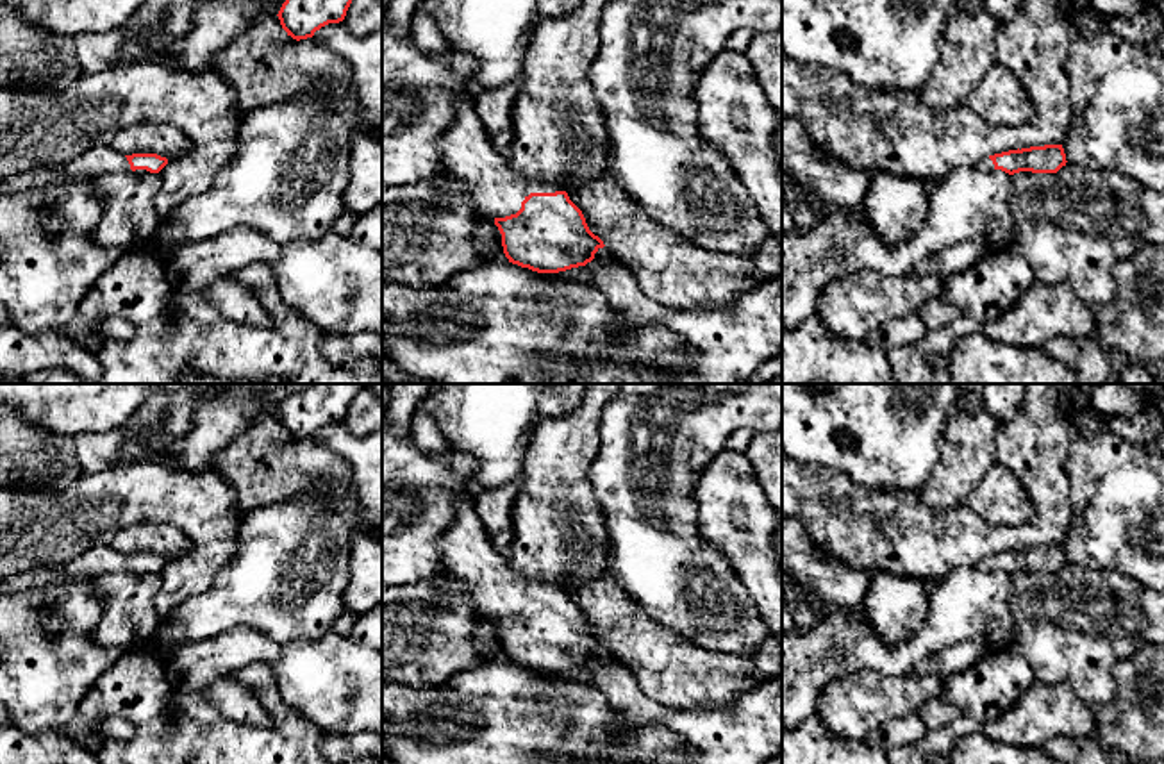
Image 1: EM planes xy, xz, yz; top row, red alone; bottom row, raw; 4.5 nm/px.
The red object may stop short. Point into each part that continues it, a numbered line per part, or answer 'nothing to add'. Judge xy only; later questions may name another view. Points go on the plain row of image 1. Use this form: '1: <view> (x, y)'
1: xy (100, 559)

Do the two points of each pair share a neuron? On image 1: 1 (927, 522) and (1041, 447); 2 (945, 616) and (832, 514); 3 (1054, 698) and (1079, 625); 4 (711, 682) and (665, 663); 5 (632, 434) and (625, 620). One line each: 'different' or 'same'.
1: same
2: different
3: different
4: same
5: different

